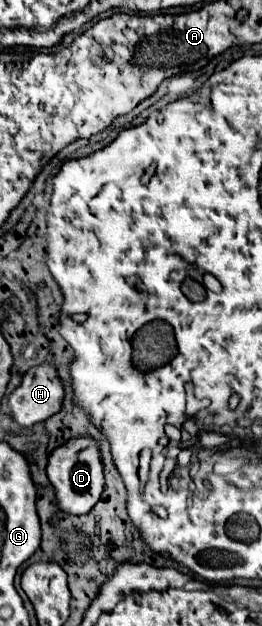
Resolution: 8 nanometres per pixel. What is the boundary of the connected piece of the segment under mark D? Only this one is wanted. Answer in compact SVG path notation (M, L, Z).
M76 437L56 447L48 459L48 479L56 489L58 507L72 515L88 513L104 491L104 463L100 445L92 437Z

